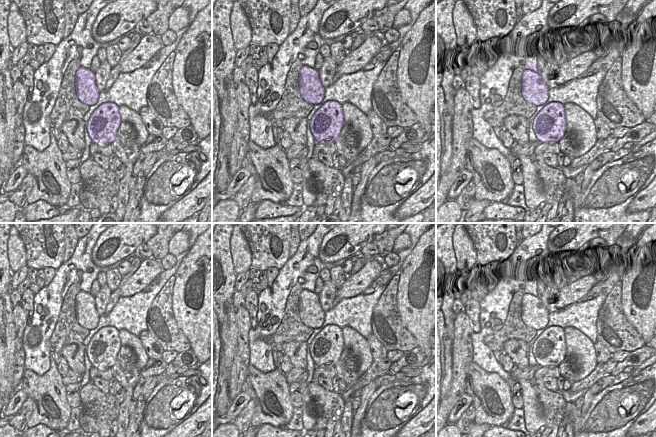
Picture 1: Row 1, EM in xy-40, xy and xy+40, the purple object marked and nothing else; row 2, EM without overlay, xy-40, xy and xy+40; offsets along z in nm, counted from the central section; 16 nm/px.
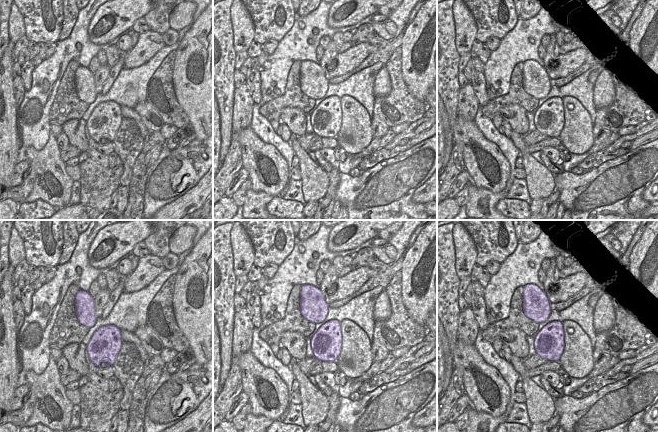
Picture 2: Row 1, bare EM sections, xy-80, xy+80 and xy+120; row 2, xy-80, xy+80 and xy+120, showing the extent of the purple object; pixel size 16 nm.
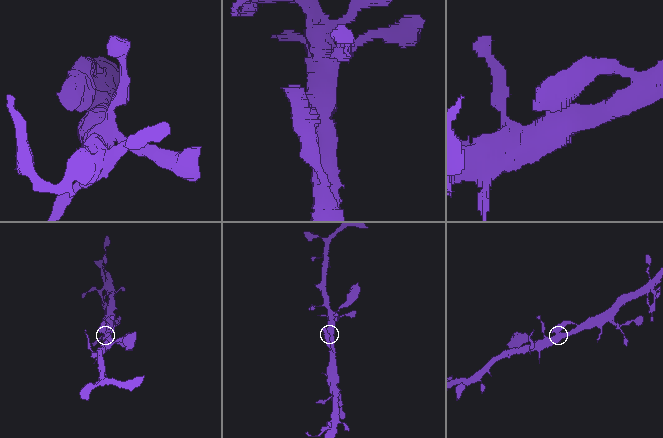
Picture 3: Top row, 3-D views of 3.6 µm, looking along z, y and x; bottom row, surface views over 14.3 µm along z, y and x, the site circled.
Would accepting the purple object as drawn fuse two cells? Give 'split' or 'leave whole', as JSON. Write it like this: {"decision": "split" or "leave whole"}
{"decision": "leave whole"}

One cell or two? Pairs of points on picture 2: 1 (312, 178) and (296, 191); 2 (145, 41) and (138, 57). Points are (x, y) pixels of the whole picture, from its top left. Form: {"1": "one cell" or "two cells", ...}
{"1": "two cells", "2": "one cell"}

